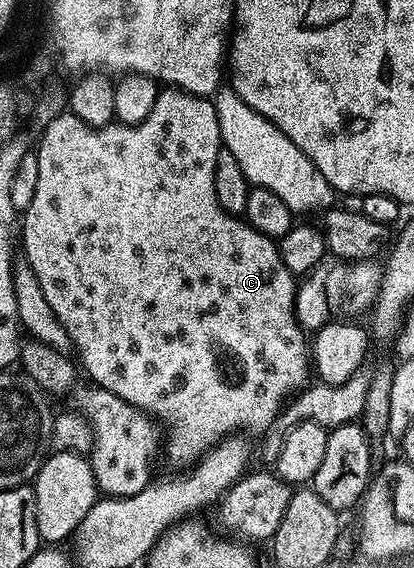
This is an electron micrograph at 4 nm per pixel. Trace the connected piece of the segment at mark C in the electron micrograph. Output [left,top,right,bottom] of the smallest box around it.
[19,86,311,466]

